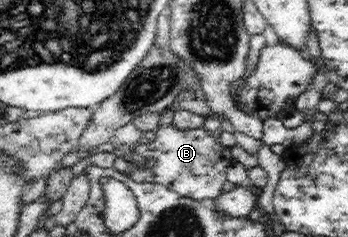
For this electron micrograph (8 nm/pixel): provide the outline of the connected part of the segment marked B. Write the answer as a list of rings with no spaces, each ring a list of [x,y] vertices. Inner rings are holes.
[[[173,124],[162,125],[157,128],[153,141],[143,141],[133,147],[133,152],[144,156],[147,160],[144,170],[131,169],[127,173],[136,183],[161,184],[180,196],[211,203],[223,193],[222,186],[227,180],[226,170],[237,164],[230,151],[226,152],[224,158],[222,150],[226,150],[224,144],[218,144],[212,133],[208,134],[202,127],[180,130]]]

